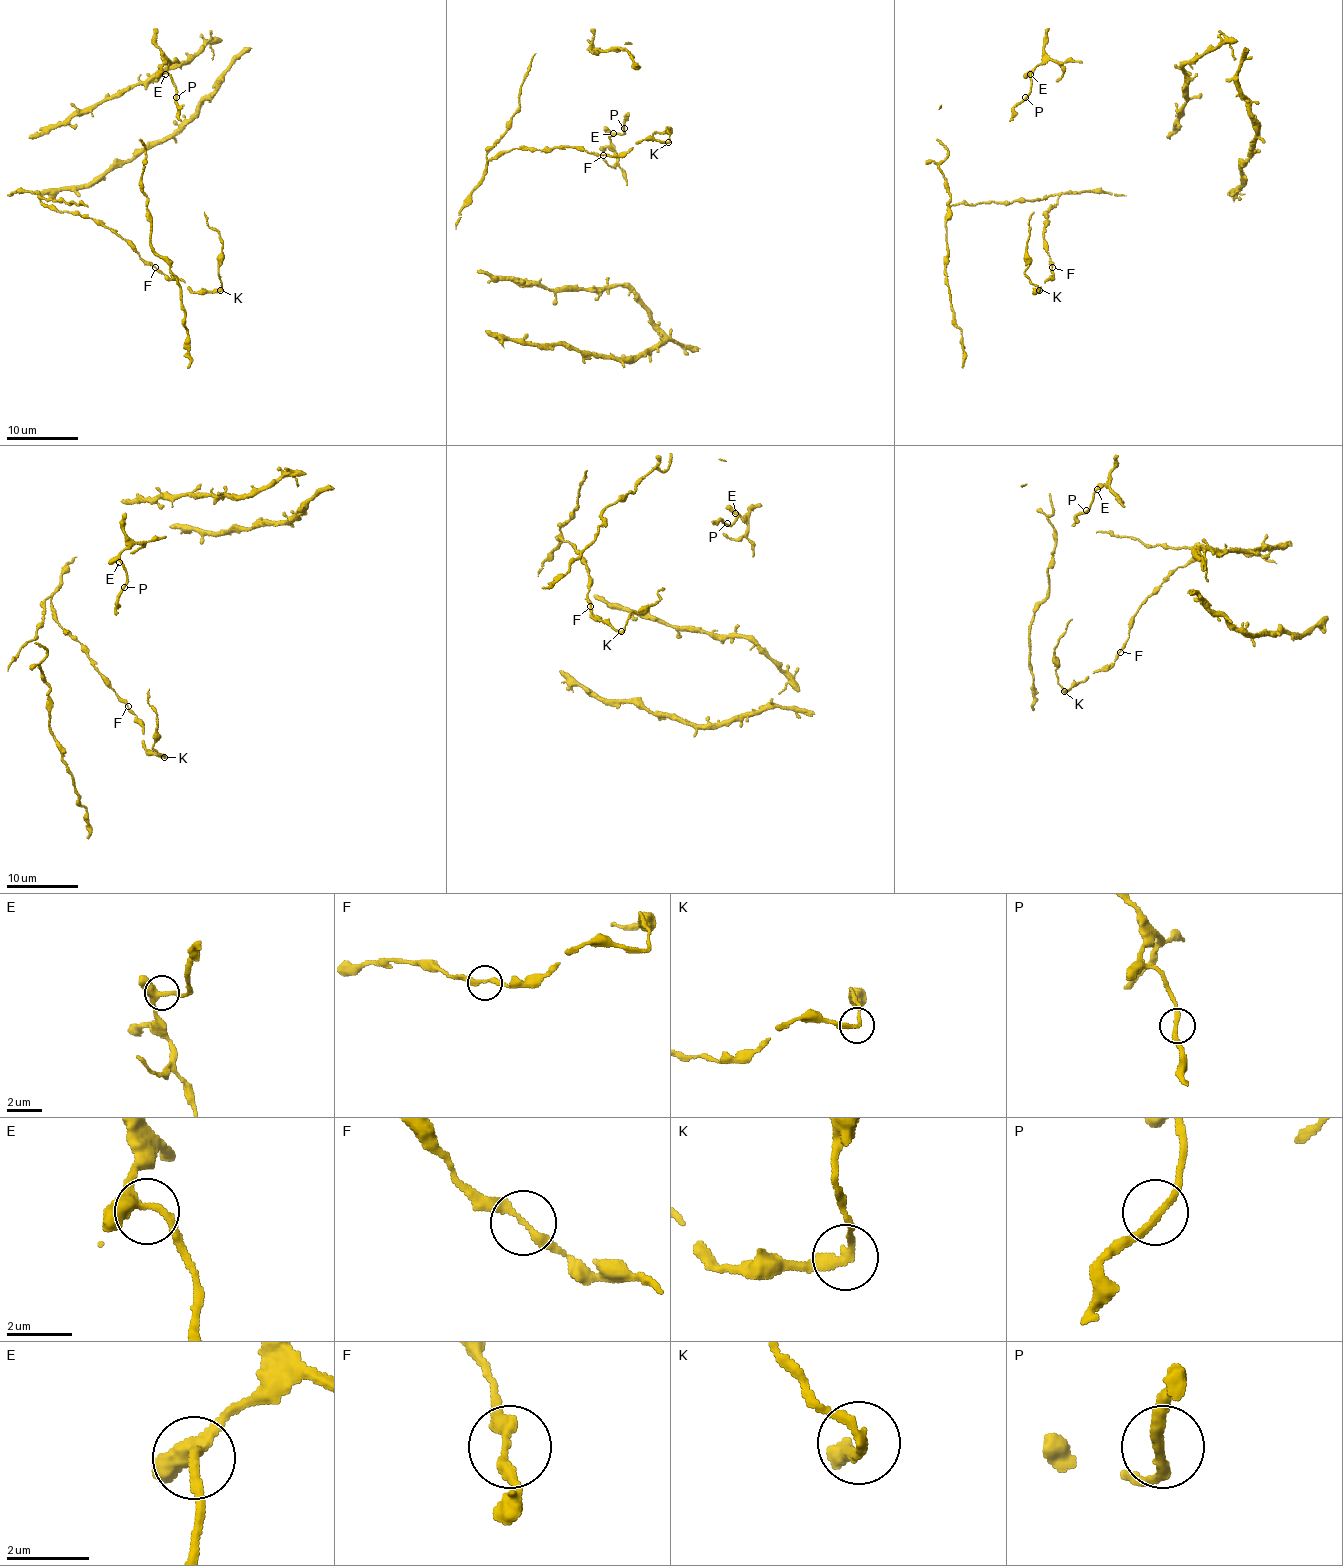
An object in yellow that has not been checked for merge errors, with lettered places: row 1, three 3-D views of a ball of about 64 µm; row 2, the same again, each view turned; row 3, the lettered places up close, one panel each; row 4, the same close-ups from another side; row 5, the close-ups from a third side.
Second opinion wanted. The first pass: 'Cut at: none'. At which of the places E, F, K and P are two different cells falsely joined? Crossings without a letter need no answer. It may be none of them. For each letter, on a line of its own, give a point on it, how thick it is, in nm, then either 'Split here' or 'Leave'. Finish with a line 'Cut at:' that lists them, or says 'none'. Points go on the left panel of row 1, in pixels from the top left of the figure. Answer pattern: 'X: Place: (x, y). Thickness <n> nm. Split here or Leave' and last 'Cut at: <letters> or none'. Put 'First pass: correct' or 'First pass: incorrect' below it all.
E: Place: (165, 74). Thickness 300 nm. Leave
F: Place: (155, 267). Thickness 240 nm. Leave
K: Place: (220, 290). Thickness 280 nm. Split here
P: Place: (176, 97). Thickness 240 nm. Leave
Cut at: K
First pass: incorrect

